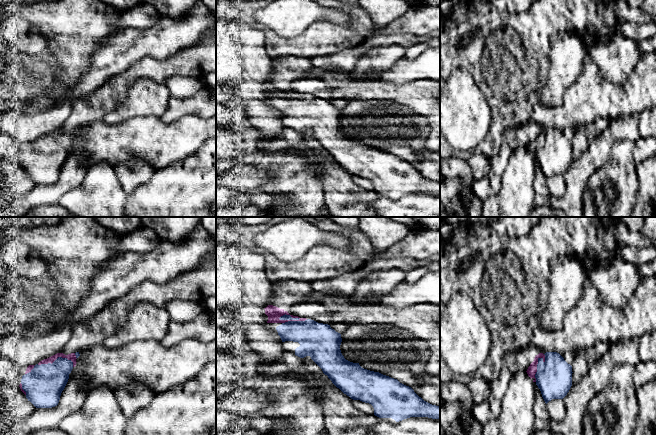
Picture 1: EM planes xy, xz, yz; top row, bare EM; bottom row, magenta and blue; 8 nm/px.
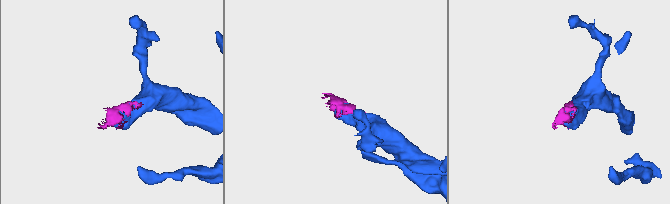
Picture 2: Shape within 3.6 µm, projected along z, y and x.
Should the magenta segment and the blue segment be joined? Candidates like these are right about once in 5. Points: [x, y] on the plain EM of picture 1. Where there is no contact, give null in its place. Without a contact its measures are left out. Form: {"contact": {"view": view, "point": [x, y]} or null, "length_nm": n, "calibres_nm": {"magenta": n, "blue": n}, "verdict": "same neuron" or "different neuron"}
{"contact": {"view": "xz", "point": [293, 96]}, "length_nm": 240, "calibres_nm": {"magenta": 110, "blue": 50}, "verdict": "same neuron"}

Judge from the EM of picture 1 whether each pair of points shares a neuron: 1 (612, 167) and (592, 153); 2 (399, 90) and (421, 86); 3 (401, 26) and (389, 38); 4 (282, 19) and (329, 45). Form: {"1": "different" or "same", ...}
{"1": "different", "2": "same", "3": "different", "4": "different"}

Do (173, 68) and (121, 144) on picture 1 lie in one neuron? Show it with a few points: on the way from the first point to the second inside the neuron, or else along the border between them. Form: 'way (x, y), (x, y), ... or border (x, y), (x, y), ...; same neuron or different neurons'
way (145, 69), (134, 72), (100, 106), (100, 116); same neuron

